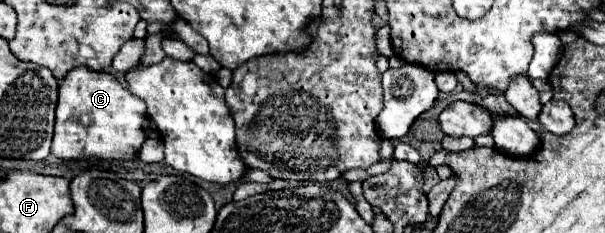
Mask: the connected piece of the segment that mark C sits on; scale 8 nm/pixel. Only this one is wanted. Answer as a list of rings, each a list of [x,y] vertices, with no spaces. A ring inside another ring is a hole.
[[[78,66],[58,82],[52,154],[62,160],[132,160],[134,152],[142,148],[146,138],[144,124],[146,106],[140,98],[124,88],[112,74],[96,72],[88,66]]]

